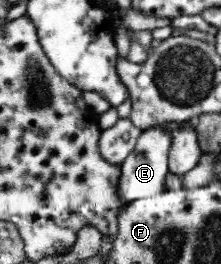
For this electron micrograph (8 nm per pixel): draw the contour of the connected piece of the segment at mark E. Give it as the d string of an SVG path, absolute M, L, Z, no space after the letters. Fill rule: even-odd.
M161 126L143 132L138 138L135 148L119 166L120 175L114 194L116 194L116 201L121 209L129 206L135 200L159 196L165 190L165 178L169 174L169 147L170 131L161 128Z

